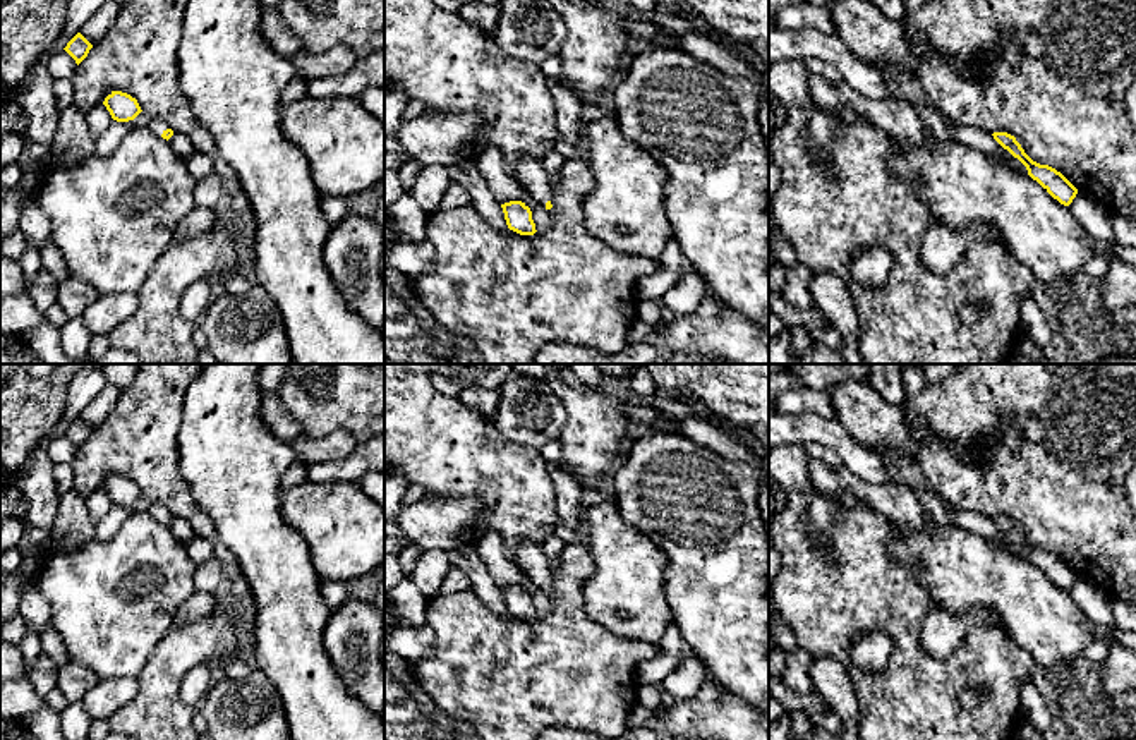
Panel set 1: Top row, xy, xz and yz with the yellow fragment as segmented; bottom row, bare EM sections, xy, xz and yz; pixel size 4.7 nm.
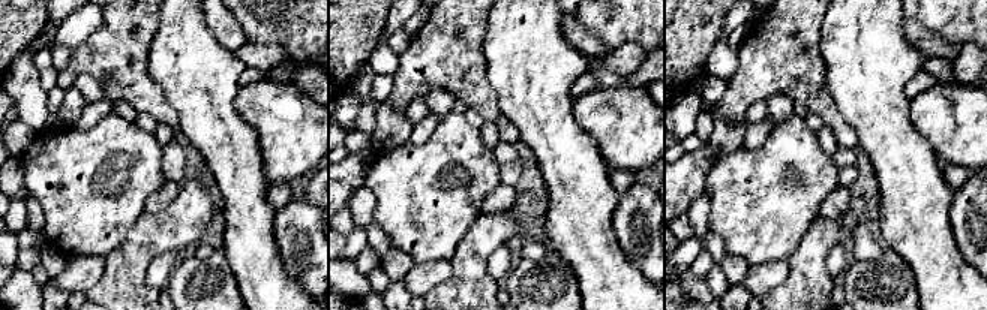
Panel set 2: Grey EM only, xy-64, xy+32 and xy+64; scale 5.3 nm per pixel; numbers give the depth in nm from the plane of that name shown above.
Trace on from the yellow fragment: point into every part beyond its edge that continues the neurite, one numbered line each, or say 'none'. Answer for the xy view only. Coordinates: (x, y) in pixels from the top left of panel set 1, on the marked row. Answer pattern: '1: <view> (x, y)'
1: xy (157, 126)

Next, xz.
1: xz (532, 175)

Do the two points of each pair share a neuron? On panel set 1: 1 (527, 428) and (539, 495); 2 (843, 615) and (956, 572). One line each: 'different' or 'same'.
1: different
2: different

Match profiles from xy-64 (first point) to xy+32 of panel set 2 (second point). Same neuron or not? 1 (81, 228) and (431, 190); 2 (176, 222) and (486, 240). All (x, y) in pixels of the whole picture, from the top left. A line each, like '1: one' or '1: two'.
1: one
2: one

